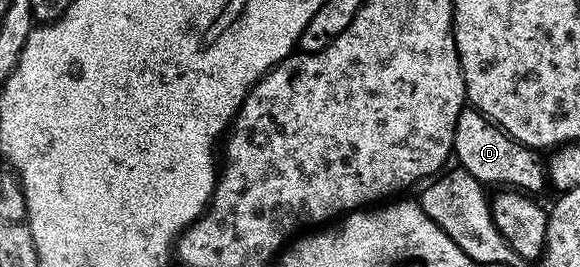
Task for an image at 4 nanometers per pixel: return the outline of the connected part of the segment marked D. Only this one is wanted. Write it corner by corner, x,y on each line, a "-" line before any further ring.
473,106
462,107
460,114
456,118
452,156
456,161
457,167
464,169
468,174
472,174
483,186
498,184
494,186
501,186
506,190
517,190
527,194
538,194
538,191
540,191
542,187
545,189
548,184
548,177
543,161
541,159
538,161
539,153
533,148
516,142
507,132
502,128
496,127
483,112
479,112
478,109

